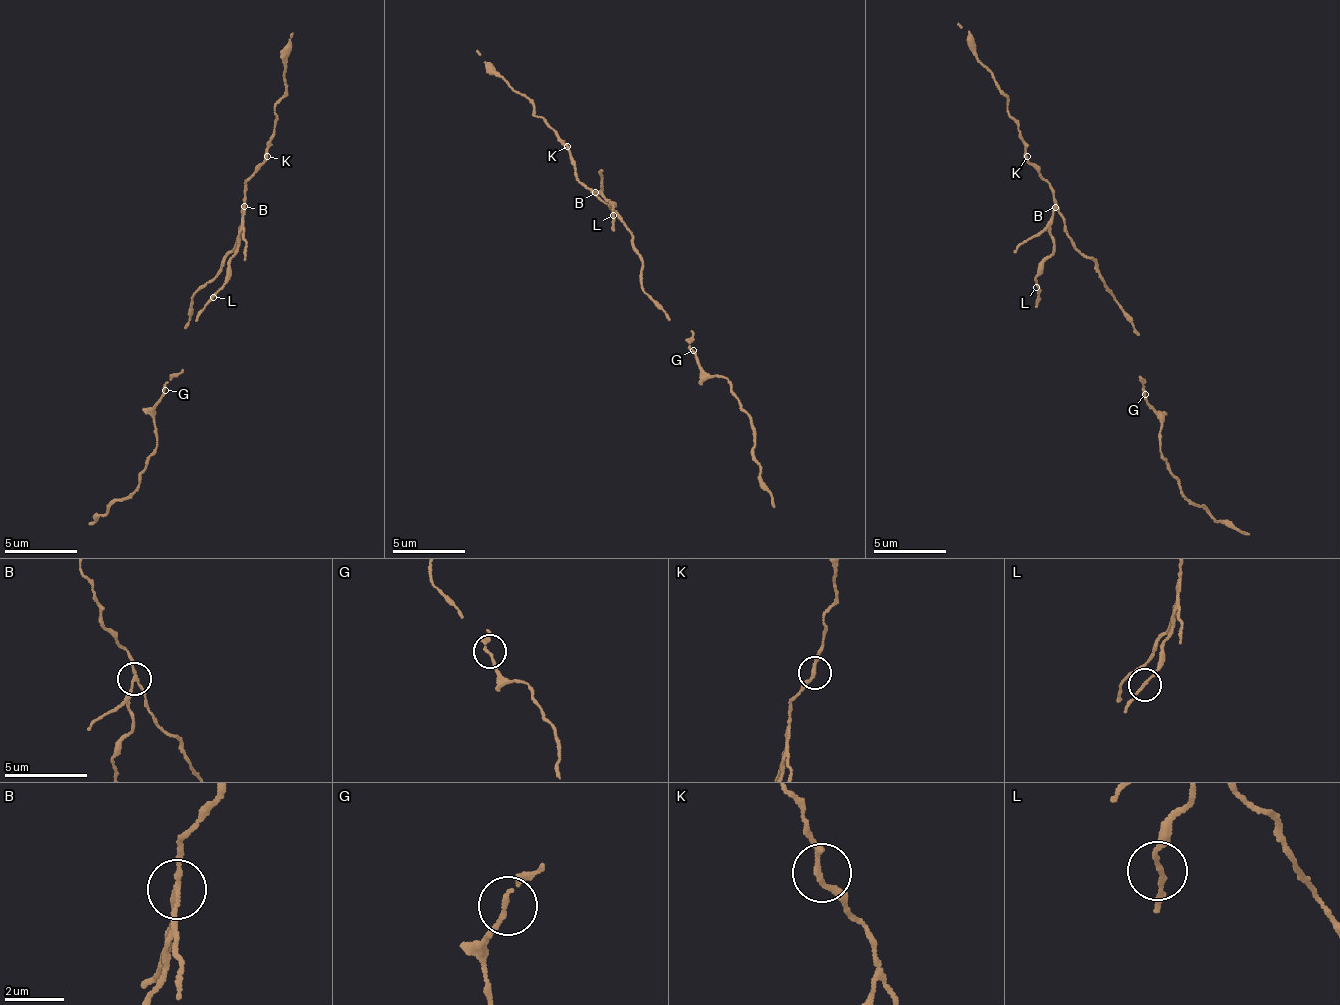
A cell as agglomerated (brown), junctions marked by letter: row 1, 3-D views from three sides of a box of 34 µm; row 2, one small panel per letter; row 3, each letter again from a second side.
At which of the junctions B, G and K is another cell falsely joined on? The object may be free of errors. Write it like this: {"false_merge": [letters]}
{"false_merge": ["B"]}

